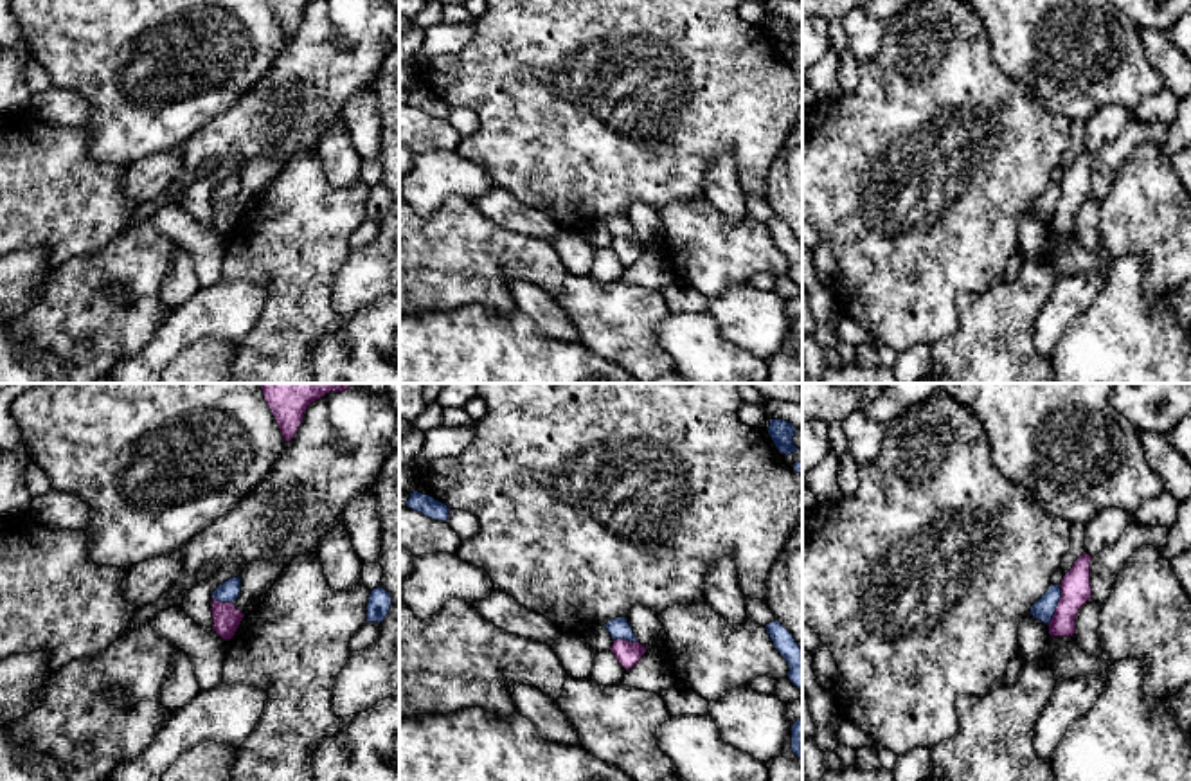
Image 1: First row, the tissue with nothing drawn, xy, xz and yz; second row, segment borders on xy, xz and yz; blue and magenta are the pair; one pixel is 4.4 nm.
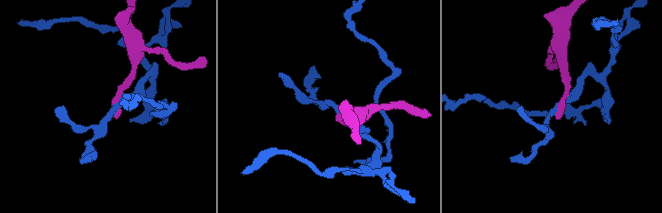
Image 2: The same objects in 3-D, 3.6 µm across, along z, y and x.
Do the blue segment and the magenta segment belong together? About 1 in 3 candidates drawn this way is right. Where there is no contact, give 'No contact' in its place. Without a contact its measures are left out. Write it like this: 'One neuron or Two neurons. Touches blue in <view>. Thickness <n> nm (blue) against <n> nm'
Two neurons. Touches blue in yz. Thickness 100 nm (blue) against 140 nm

